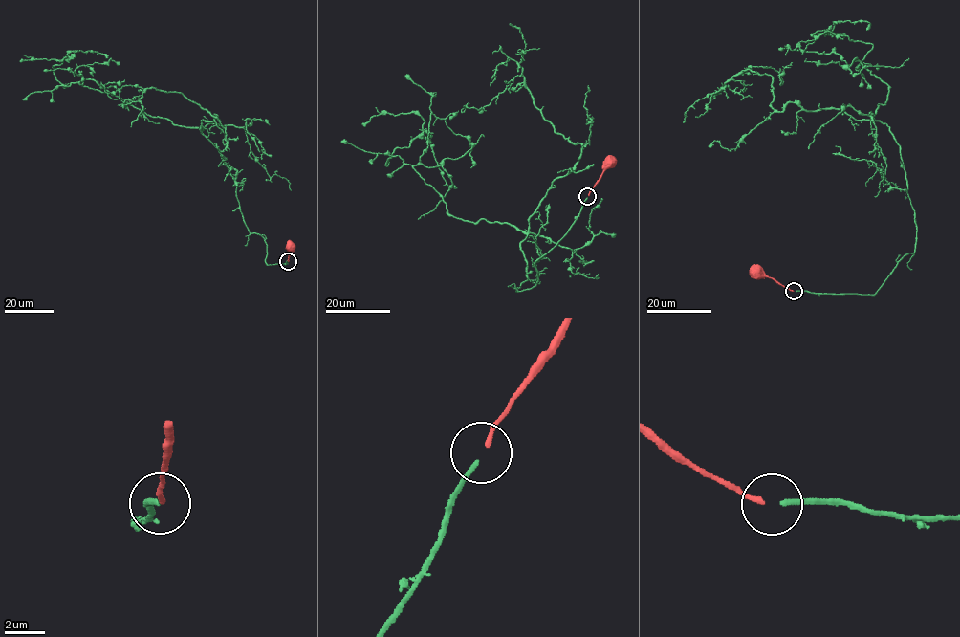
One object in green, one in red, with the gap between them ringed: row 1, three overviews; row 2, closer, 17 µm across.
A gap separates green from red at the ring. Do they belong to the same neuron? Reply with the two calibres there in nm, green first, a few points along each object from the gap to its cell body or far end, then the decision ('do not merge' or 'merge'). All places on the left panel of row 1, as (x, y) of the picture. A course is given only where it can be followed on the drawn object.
240/240 nm | green via (288, 261), (267, 265), (202, 129), (62, 85), (53, 65), (67, 57), (20, 61) | red via (289, 261), (287, 248), (291, 245) | merge

